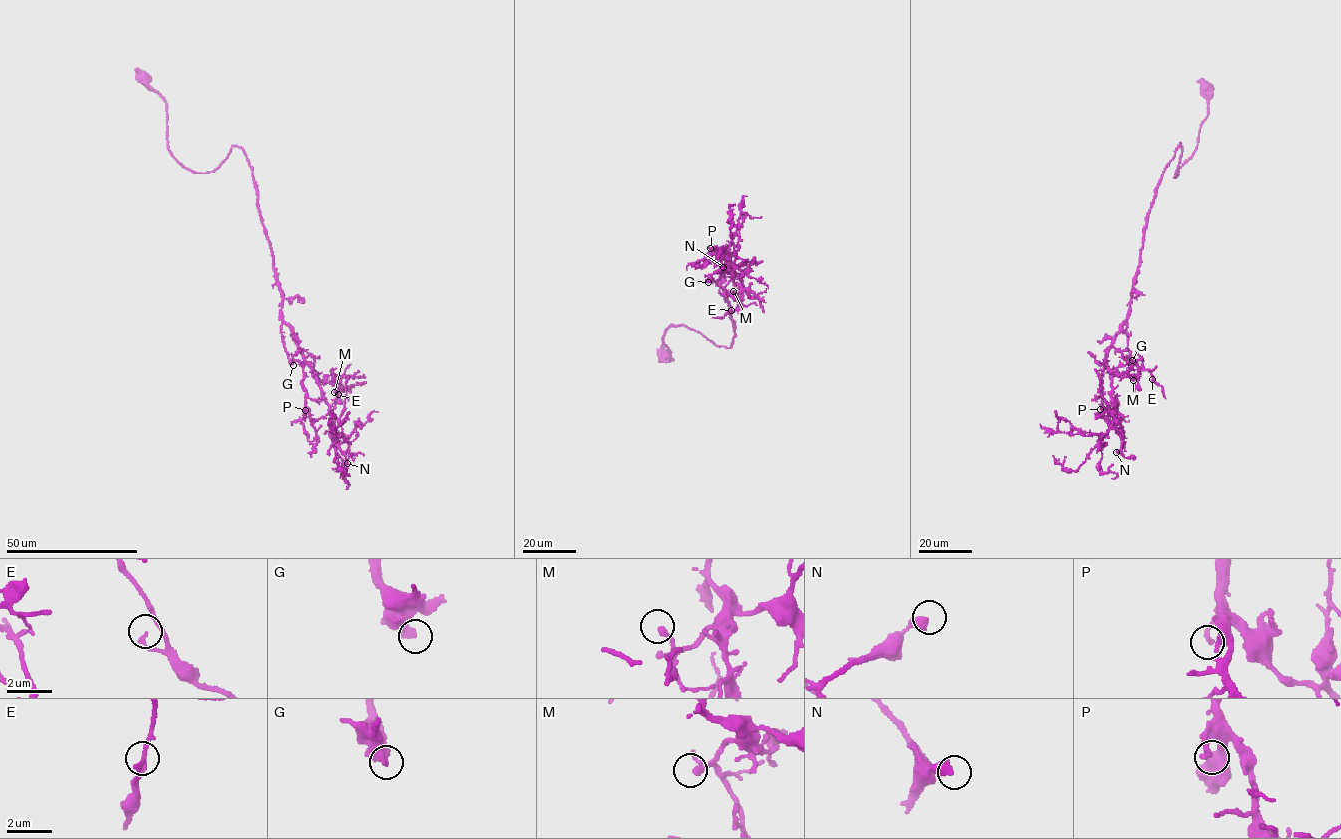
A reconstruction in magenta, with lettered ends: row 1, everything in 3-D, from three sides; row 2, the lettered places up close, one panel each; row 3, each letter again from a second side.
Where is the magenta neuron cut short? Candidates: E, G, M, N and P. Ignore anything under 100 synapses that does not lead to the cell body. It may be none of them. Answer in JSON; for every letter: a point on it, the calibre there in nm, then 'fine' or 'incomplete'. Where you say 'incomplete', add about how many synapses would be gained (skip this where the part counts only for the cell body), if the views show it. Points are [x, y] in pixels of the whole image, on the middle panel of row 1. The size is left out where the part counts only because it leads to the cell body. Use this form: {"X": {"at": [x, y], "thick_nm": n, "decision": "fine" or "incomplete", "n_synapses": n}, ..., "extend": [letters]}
{"E": {"at": [731, 310], "thick_nm": 150, "decision": "fine"}, "G": {"at": [708, 282], "thick_nm": 420, "decision": "incomplete", "n_synapses": 300}, "M": {"at": [733, 291], "thick_nm": 240, "decision": "fine"}, "N": {"at": [723, 267], "thick_nm": 460, "decision": "fine"}, "P": {"at": [710, 248], "thick_nm": 200, "decision": "fine"}, "extend": ["G"]}

